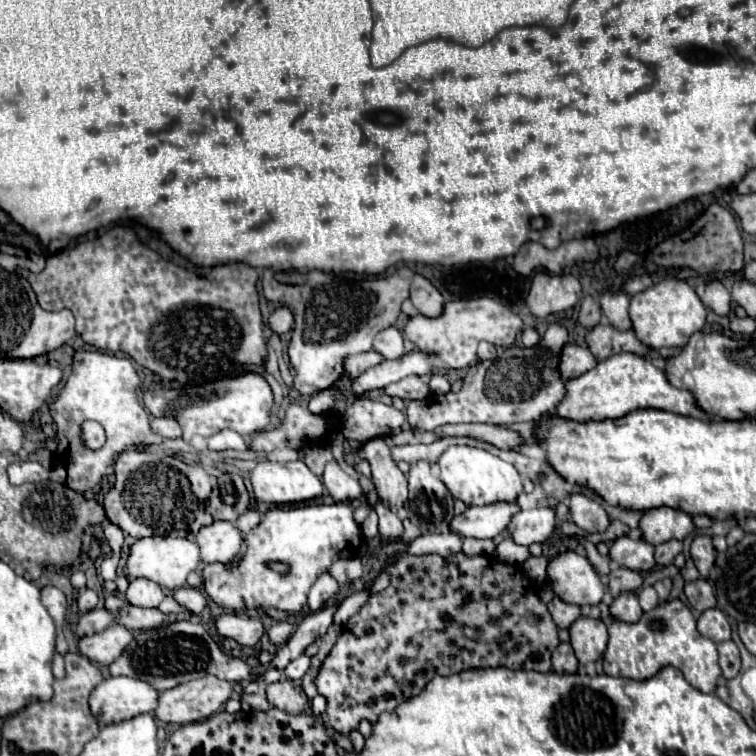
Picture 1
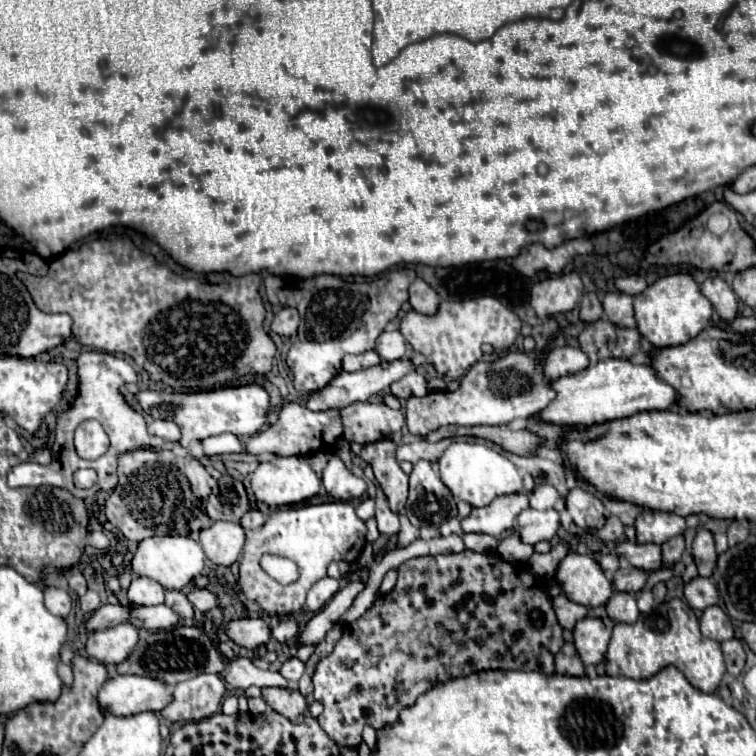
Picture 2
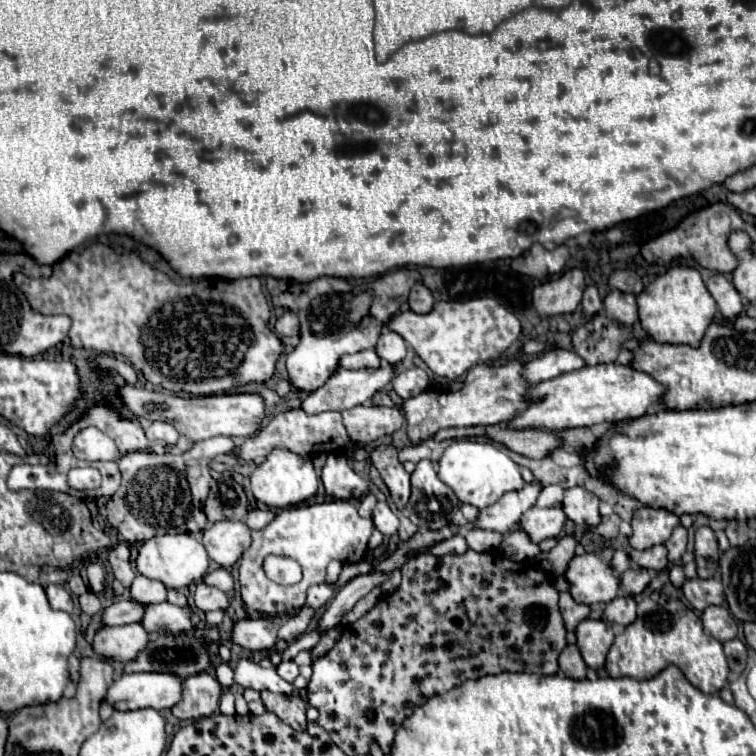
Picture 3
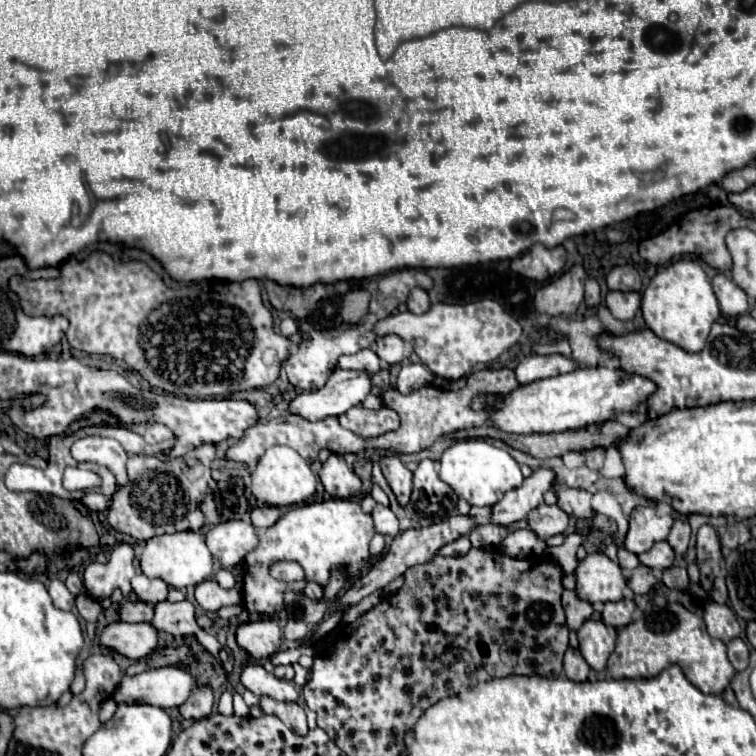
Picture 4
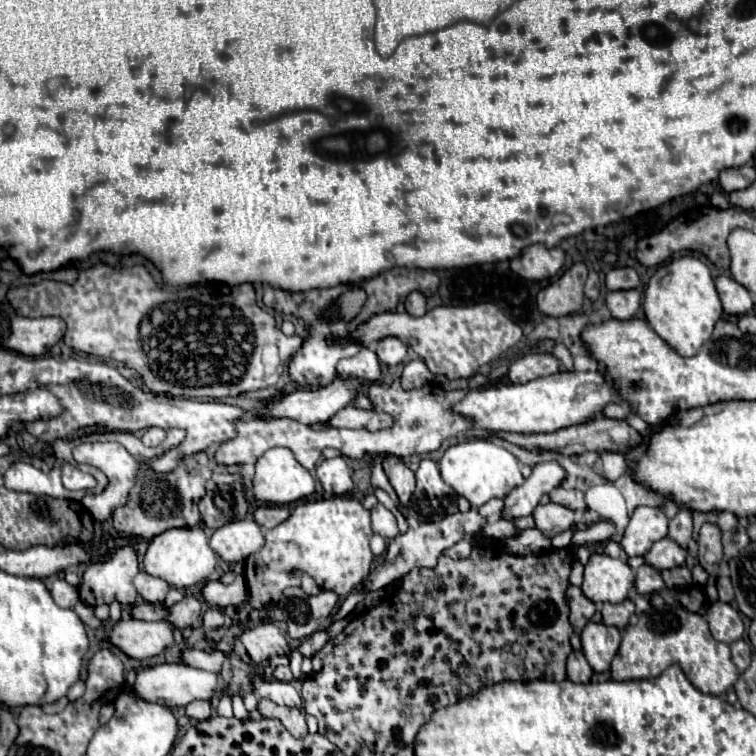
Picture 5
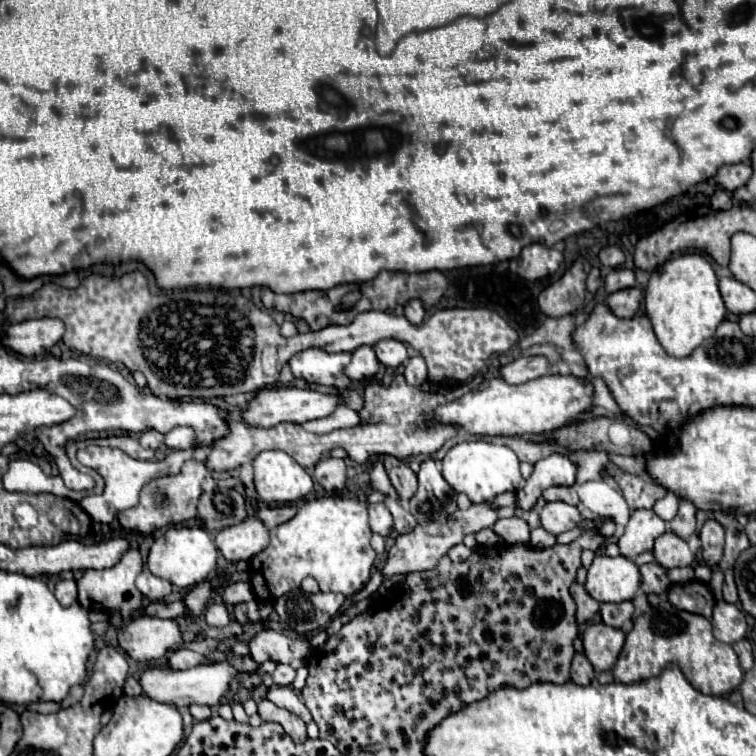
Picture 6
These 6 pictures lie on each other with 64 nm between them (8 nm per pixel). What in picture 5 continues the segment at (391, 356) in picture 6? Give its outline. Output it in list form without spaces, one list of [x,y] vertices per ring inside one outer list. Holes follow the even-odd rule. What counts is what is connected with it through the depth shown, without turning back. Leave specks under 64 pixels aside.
[[[384,338],[384,340],[376,342],[376,346],[374,346],[374,352],[380,358],[380,362],[384,362],[388,366],[404,362],[406,360],[406,350],[408,350],[406,344],[398,338]]]

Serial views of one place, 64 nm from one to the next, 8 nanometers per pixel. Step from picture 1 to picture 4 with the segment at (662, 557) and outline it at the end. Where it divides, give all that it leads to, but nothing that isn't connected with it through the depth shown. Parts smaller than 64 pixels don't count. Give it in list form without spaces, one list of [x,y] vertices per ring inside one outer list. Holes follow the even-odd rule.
[[[676,518],[674,526],[672,526],[670,534],[668,534],[668,544],[672,544],[672,548],[680,556],[680,560],[686,554],[688,542],[690,542],[690,524],[684,522],[684,520],[680,520],[680,518]]]

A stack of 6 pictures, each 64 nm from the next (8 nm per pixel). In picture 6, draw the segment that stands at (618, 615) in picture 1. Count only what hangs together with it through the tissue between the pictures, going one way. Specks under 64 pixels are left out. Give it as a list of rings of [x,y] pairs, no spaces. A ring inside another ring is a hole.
[[[632,602],[602,604],[602,608],[600,608],[600,614],[602,614],[604,624],[608,624],[608,626],[612,626],[612,628],[622,628],[622,624],[624,624],[626,620],[630,620],[632,612],[634,612]]]

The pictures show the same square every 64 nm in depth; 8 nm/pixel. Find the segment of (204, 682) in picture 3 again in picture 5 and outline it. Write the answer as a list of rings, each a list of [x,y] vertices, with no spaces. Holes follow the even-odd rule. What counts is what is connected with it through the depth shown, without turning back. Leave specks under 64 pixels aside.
[[[192,702],[186,706],[186,714],[194,720],[206,720],[210,718],[210,702]]]

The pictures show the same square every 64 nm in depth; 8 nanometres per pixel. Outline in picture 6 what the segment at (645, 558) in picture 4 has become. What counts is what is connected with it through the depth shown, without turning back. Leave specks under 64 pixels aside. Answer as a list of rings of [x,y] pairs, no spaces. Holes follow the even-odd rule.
[[[664,532],[654,544],[654,556],[660,566],[666,570],[676,566],[690,566],[696,558],[696,552],[688,546],[688,542],[674,532]]]

